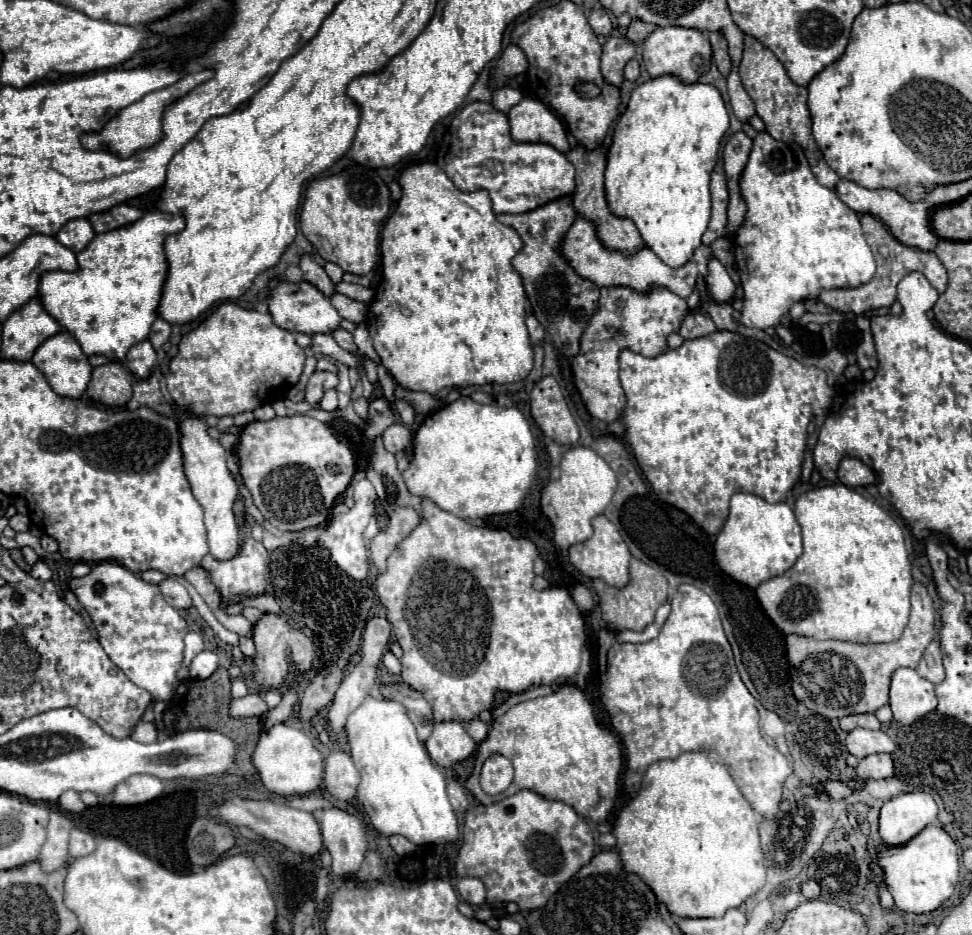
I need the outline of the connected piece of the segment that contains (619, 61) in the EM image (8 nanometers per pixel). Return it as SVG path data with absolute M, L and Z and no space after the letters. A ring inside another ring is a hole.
M610 36L604 44L604 52L602 52L602 74L610 84L620 86L624 80L624 66L628 60L632 60L636 54L634 42L630 42L628 38L616 38Z

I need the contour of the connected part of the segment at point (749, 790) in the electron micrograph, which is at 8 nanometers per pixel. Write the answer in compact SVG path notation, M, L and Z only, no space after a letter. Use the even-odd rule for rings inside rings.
M680 584L680 588L678 588L678 592L676 592L676 594L674 594L674 598L672 598L672 602L670 602L670 604L672 604L672 612L670 612L670 616L668 616L668 620L666 620L666 624L664 624L664 628L662 628L662 630L660 630L660 636L658 636L658 638L654 638L654 640L650 640L650 642L644 642L644 644L618 644L618 642L616 642L616 634L614 634L614 632L610 632L610 630L606 630L606 628L604 628L604 630L602 630L602 632L600 632L600 636L598 636L598 642L600 642L600 654L598 654L598 670L599 670L599 678L600 678L600 702L602 702L602 706L604 706L604 708L606 708L606 712L608 712L608 716L610 716L610 724L612 724L612 728L614 728L614 732L616 732L616 734L618 734L618 736L620 736L620 738L622 738L622 744L624 744L624 748L626 748L626 766L628 766L628 768L626 768L626 772L624 772L624 790L626 790L626 792L628 792L628 796L632 796L632 798L634 798L634 796L636 796L636 792L638 792L638 790L640 790L640 782L642 782L642 776L644 776L644 772L646 772L646 768L648 768L648 766L650 766L650 764L654 764L654 762L658 762L658 760L672 760L672 758L676 758L676 756L678 756L678 754L682 754L682 752L706 752L706 754L708 754L708 756L712 756L712 758L714 758L714 760L716 760L716 762L720 762L720 764L724 764L724 766L726 766L726 768L728 768L728 772L730 772L730 776L732 776L732 778L734 778L734 782L736 782L736 784L738 784L738 788L740 788L740 792L742 792L742 794L744 794L744 798L746 798L746 800L748 800L748 802L750 802L750 806L752 806L752 808L754 808L754 810L756 810L756 812L758 812L758 814L760 814L760 816L762 816L762 818L764 818L764 820L770 820L770 818L774 818L774 814L776 814L776 812L778 812L778 806L780 806L780 792L782 792L782 784L784 784L784 782L792 782L792 783L793 783L793 784L799 784L799 789L797 789L797 790L796 790L796 793L798 793L798 790L801 790L801 789L802 789L802 788L800 788L800 778L798 778L798 776L796 776L796 772L794 772L794 756L792 756L792 752L790 752L790 746L788 746L788 740L786 740L786 734L788 734L788 728L786 728L786 726L788 726L788 724L790 724L790 723L788 723L788 722L784 722L784 721L783 721L783 720L782 720L782 719L781 719L781 718L780 718L780 717L779 717L779 716L778 716L778 715L777 715L777 714L776 714L776 713L775 713L775 712L773 712L773 711L770 711L770 710L768 710L768 709L766 709L766 708L764 708L764 706L763 706L763 705L762 705L762 704L761 704L761 703L760 703L760 702L759 702L759 701L758 701L758 700L756 700L756 699L755 699L755 698L754 698L754 696L752 696L752 694L750 694L750 692L748 692L748 688L746 688L746 686L744 686L744 682L742 682L742 680L740 680L740 676L738 676L738 670L736 670L736 664L734 664L734 656L732 656L732 648L730 648L730 644L728 644L728 640L726 640L726 634L724 634L724 630L722 630L722 622L720 622L720 616L718 616L718 608L716 608L716 604L714 604L714 600L712 600L712 596L710 596L710 594L706 594L706 592L704 592L704 590L702 590L702 588L696 588L696 586L692 586L692 584Z

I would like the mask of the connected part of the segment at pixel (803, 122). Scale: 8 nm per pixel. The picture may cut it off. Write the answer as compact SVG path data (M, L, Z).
M744 36L744 56L740 62L740 78L742 78L744 90L752 96L756 104L756 114L766 124L766 132L770 136L776 136L776 140L800 144L808 156L810 170L816 176L816 180L826 188L834 188L840 176L824 162L822 152L818 150L812 138L812 122L810 122L810 112L806 106L806 88L794 84L788 78L784 64L766 46L762 46L754 36Z

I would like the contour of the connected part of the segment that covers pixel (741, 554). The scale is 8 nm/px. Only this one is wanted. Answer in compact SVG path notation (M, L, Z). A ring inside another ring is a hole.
M738 492L732 496L728 520L714 544L714 558L726 576L746 584L748 588L756 588L760 582L790 570L800 554L800 526L786 502L768 504L760 496L748 492Z

